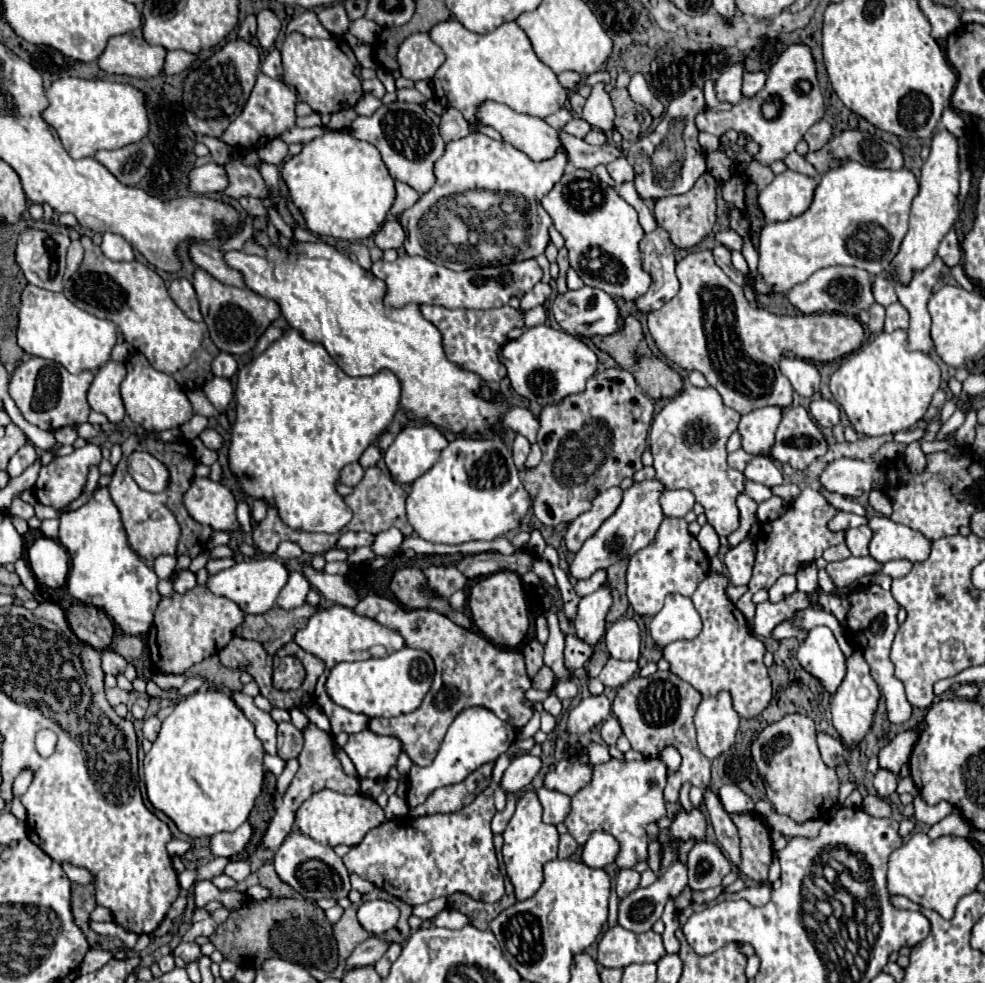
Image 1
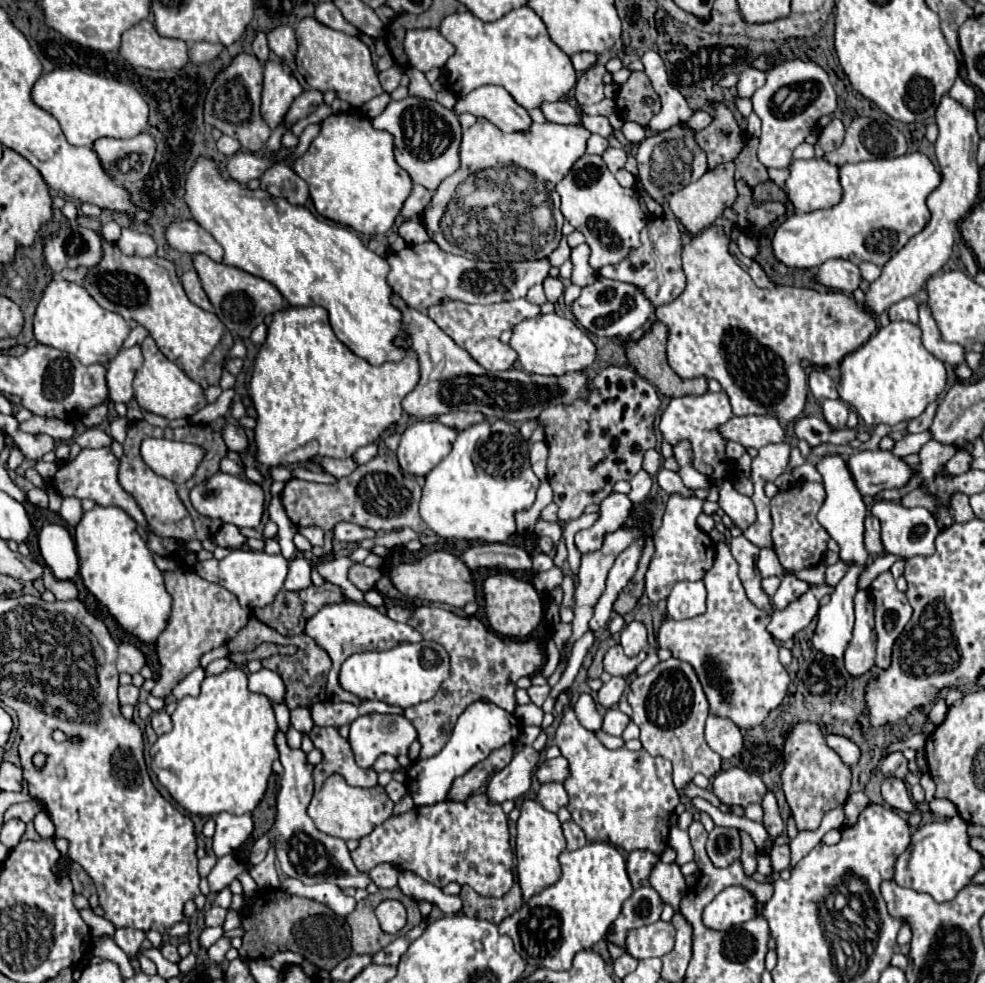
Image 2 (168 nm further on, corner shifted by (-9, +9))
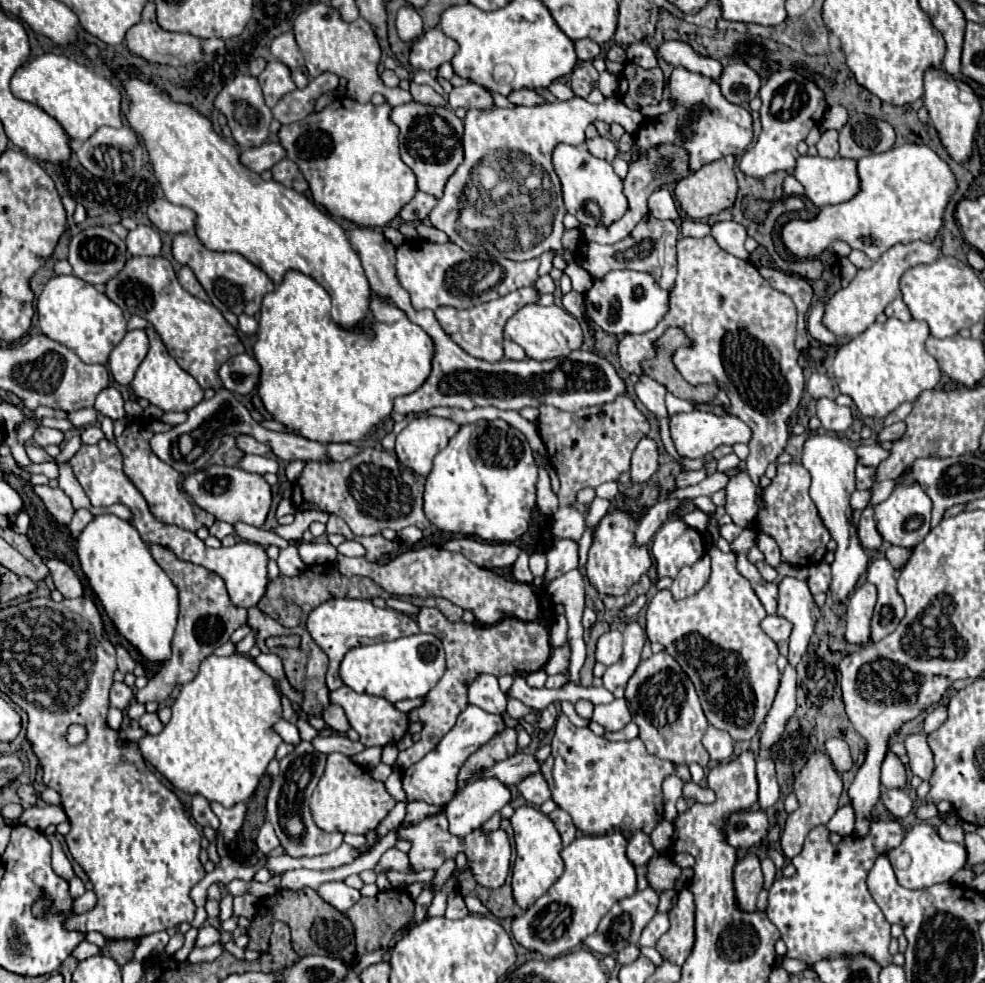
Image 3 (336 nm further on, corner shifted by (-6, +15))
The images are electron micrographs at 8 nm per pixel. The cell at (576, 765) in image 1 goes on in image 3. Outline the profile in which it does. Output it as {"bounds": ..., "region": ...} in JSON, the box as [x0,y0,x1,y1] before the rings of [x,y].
{"bounds":[478,753,542,785],"region":[[[516,753],[512,757],[508,757],[506,761],[496,763],[492,769],[482,771],[478,777],[498,777],[502,783],[506,785],[518,785],[524,777],[538,773],[542,767],[542,763],[534,757],[534,755],[526,755],[526,753]]]}

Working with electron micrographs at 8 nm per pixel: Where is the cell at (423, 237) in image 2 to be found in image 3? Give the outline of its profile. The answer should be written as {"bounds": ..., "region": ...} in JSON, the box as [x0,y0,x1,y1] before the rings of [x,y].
{"bounds":[416,223,448,243],"region":[[[418,223],[416,225],[416,233],[418,233],[418,239],[422,239],[422,241],[436,241],[436,243],[446,243],[448,241],[446,233],[442,233],[436,227],[424,225],[424,223]]]}

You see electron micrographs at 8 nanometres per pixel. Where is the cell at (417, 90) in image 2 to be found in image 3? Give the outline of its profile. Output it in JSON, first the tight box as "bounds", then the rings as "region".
{"bounds":[410,83,446,105],"region":[[[412,83],[410,85],[410,95],[412,99],[420,101],[420,103],[428,103],[428,105],[446,105],[444,97],[438,95],[430,85],[418,85],[418,83]]]}

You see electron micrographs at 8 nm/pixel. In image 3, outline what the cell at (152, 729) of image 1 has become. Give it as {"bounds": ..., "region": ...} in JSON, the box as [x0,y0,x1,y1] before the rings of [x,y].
{"bounds":[140,713,164,735],"region":[[[144,713],[142,719],[140,719],[140,727],[142,727],[146,733],[150,733],[150,735],[156,735],[156,733],[160,733],[160,731],[164,729],[164,725],[162,725],[162,721],[158,719],[156,713]]]}

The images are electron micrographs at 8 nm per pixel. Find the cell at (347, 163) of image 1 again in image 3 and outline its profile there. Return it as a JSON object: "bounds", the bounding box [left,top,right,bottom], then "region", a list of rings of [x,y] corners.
{"bounds":[278,97,416,229],"region":[[[338,97],[324,111],[312,113],[290,125],[282,125],[278,137],[288,159],[292,159],[306,177],[314,203],[322,205],[332,217],[342,217],[370,229],[386,227],[416,193],[416,177],[412,169],[402,163],[398,153],[398,127],[390,121],[388,103],[360,105],[348,97]]]}

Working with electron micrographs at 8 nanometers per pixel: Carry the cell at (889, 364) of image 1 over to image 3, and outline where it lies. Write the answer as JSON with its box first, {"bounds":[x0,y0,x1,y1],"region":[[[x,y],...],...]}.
{"bounds":[830,317,940,419],"region":[[[890,317],[886,323],[874,323],[864,333],[842,345],[830,365],[840,393],[850,395],[864,417],[884,419],[902,403],[914,403],[922,391],[934,389],[940,381],[940,367],[926,353],[924,341],[930,335],[922,321],[900,321]]]}

